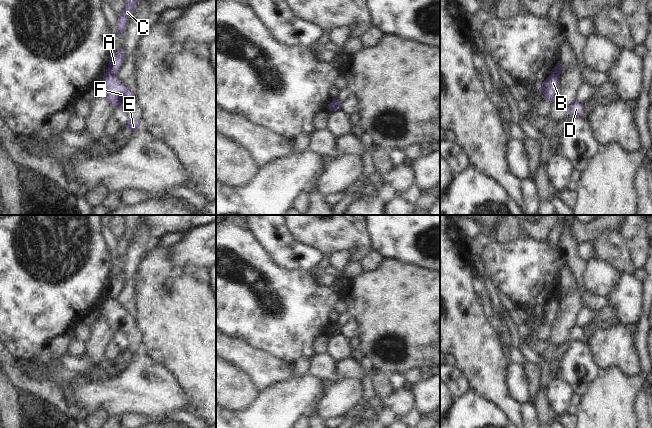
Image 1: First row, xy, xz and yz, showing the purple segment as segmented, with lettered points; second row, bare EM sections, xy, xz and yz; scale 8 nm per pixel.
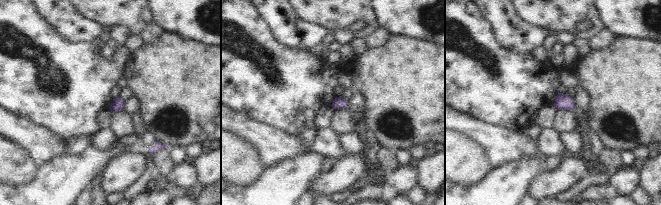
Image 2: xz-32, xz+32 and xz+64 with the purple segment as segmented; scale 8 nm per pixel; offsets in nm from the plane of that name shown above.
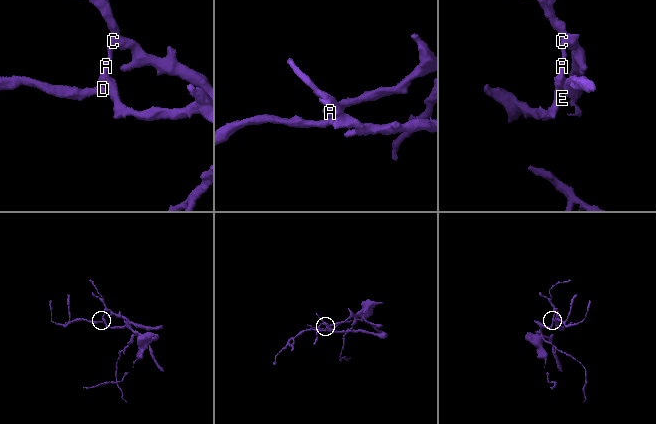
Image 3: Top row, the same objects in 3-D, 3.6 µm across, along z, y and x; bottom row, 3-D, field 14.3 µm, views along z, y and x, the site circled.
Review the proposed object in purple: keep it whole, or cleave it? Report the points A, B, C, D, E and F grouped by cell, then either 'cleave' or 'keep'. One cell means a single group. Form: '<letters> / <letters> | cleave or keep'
A C / B D E F | cleave

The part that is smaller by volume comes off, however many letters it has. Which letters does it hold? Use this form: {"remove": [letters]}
{"remove": ["A", "C"]}

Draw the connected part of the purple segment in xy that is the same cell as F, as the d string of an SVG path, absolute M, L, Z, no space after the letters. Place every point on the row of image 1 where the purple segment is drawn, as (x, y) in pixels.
M105 74L100 82L99 89L110 105L121 108L126 113L130 111L136 101L134 91L127 88L117 76Z

